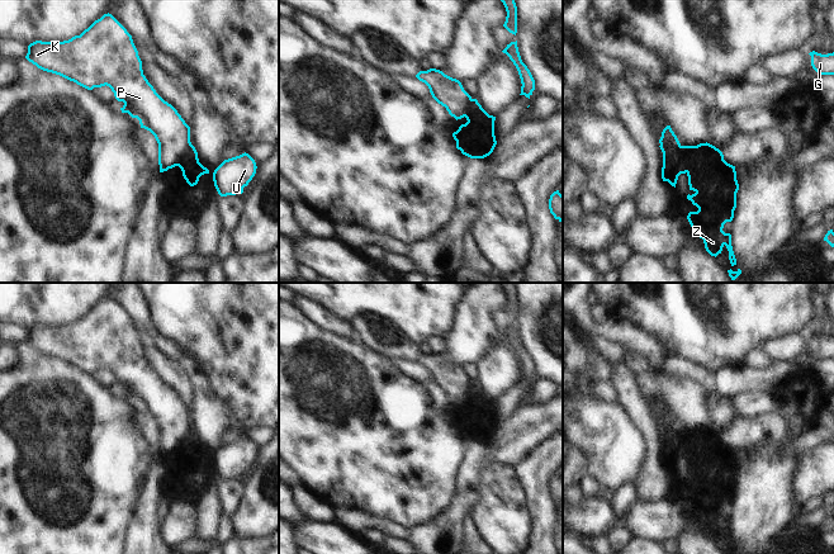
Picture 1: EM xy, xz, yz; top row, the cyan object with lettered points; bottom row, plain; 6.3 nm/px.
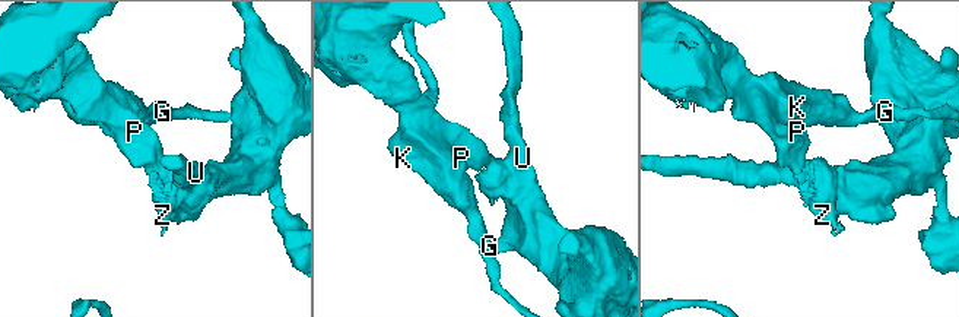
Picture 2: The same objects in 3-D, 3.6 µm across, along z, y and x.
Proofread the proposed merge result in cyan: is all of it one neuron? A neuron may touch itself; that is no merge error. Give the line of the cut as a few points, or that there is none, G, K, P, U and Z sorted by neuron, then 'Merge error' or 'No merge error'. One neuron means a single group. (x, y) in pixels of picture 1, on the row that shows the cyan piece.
Split along xy (190, 142), (186, 152), (176, 165). Groups: G K P / U Z. Merge error

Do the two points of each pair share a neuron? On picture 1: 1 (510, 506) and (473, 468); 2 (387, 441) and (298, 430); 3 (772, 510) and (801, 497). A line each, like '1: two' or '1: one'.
1: two
2: one
3: two

